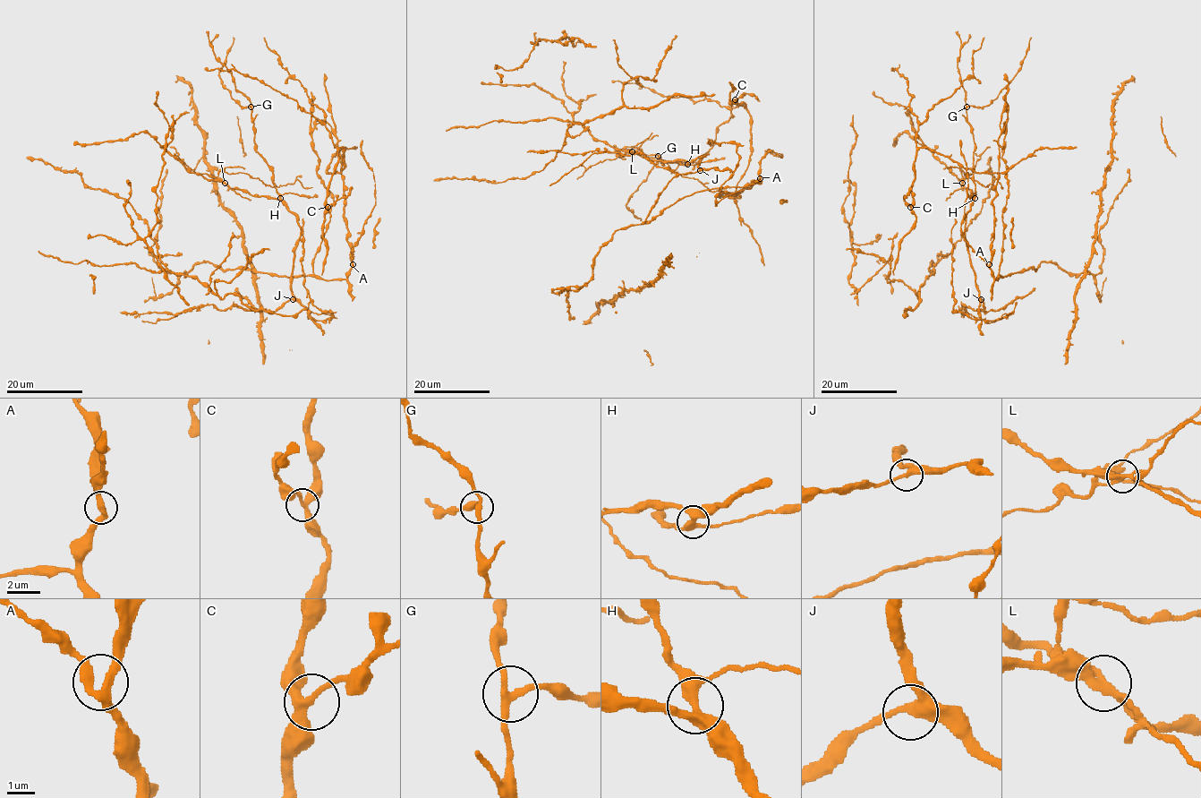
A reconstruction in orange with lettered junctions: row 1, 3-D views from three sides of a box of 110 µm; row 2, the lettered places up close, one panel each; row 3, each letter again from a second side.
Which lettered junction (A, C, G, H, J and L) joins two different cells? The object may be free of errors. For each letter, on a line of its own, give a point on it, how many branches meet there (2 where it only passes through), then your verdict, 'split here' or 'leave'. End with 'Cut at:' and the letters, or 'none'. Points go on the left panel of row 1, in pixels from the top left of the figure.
A: (353, 264) | 3 | leave
C: (327, 207) | 3 | leave
G: (251, 107) | 3 | leave
H: (280, 198) | 4 | leave
J: (293, 299) | 3 | leave
L: (225, 183) | 4 | split here
Cut at: L

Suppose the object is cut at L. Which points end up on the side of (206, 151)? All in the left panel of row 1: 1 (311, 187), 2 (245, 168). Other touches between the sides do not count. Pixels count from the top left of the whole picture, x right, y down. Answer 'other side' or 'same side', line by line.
1: other side
2: other side

